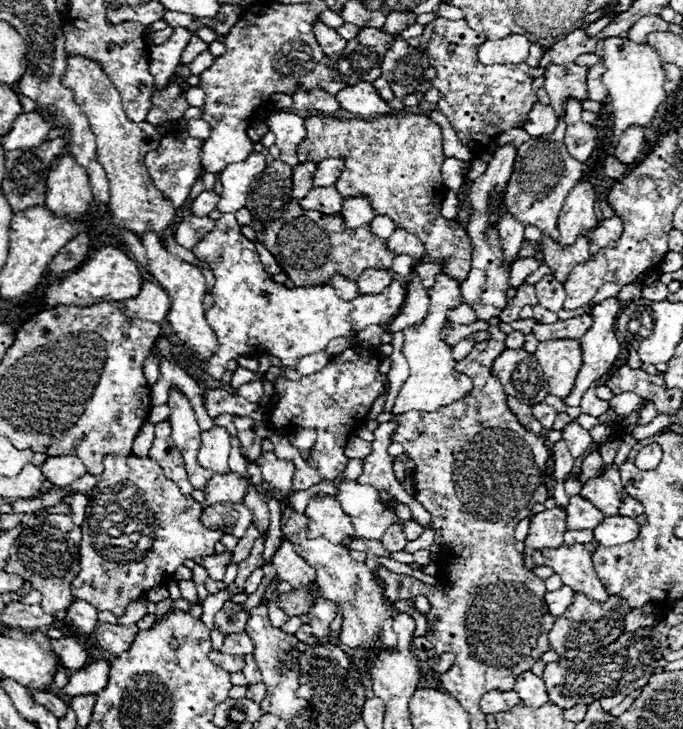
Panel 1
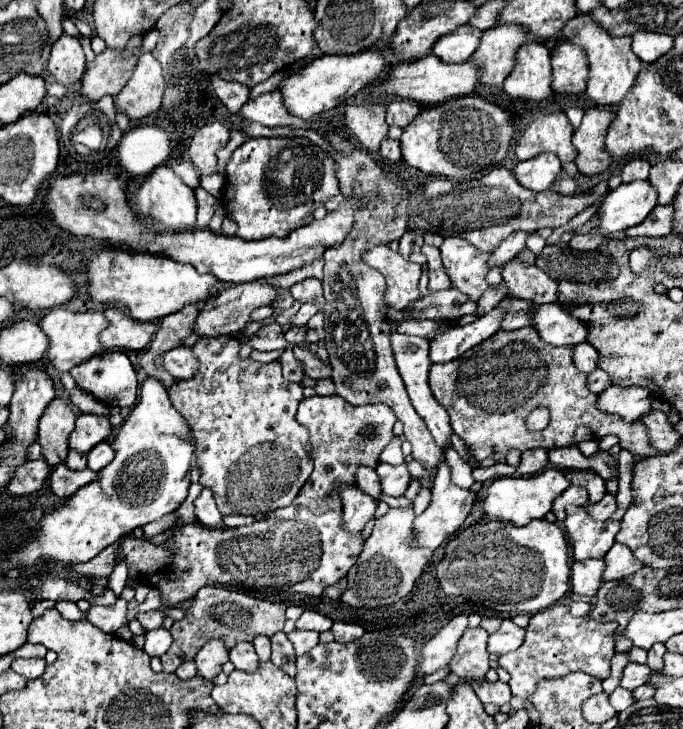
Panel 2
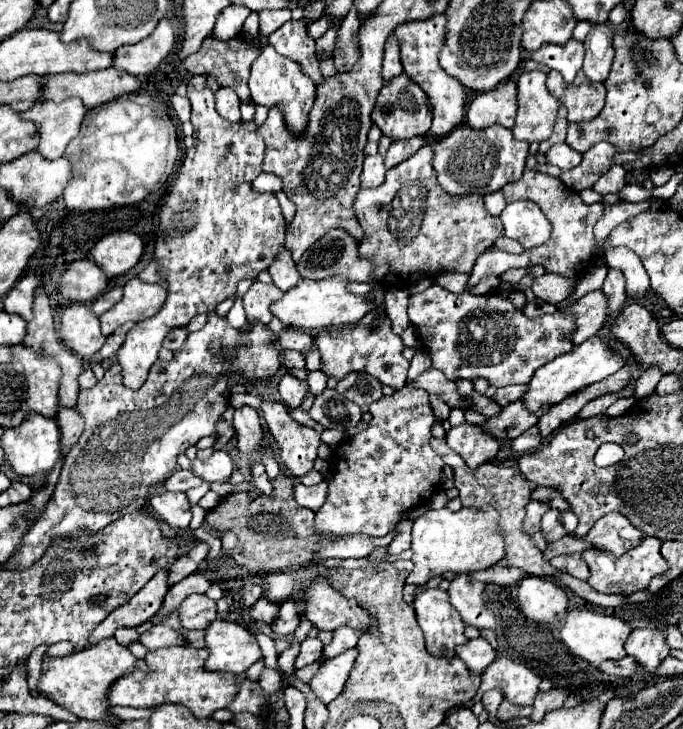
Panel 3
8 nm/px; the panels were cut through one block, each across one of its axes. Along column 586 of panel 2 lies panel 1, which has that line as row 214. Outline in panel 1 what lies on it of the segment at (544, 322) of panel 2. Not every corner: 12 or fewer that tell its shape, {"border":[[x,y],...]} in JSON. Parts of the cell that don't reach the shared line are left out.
{"border":[[336,186],[312,188],[298,204],[320,214],[340,214]]}

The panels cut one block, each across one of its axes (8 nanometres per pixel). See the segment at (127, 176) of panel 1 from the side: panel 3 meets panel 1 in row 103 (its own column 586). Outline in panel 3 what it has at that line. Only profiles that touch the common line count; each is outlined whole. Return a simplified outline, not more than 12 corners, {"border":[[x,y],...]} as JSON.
{"border":[[582,70],[572,84],[548,74],[548,90],[566,106],[568,122],[600,114],[606,88]]}

